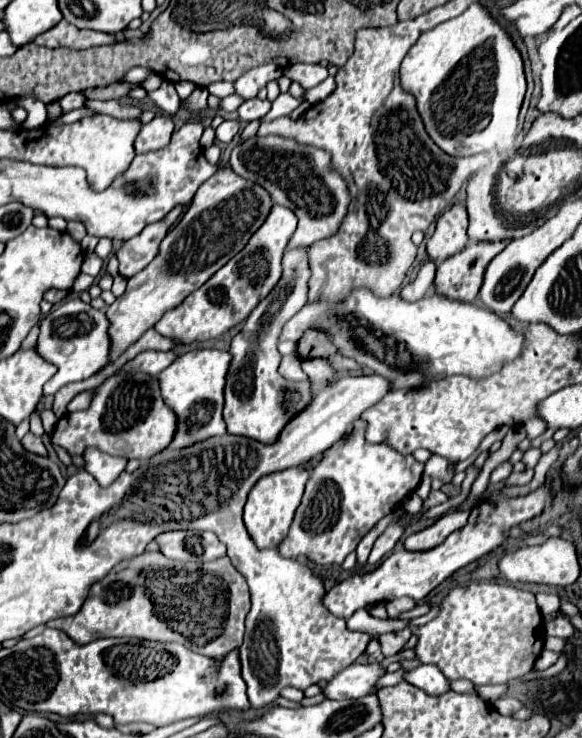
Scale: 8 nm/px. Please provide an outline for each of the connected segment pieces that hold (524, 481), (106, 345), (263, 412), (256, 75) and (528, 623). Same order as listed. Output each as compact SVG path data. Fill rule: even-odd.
M526 469L526 471L522 471L522 473L512 473L512 475L504 481L504 485L506 485L506 487L528 485L528 483L532 481L532 475L534 475L534 469Z
M80 297L68 299L60 303L58 309L50 311L40 321L40 335L36 343L36 353L46 361L54 363L58 371L45 383L43 395L54 395L60 387L84 381L98 373L108 363L110 353L110 337L108 337L108 319L102 309L94 309L84 303Z
M304 247L286 251L282 267L284 275L278 281L278 287L274 287L274 291L250 313L242 331L232 339L230 345L232 361L224 387L226 395L224 421L228 433L258 439L262 443L272 443L278 437L278 431L282 431L282 427L286 425L286 419L302 411L302 407L306 407L306 403L310 401L308 383L292 383L286 381L282 375L278 375L280 353L276 349L282 325L292 315L296 315L306 303L310 269L306 263ZM252 331L254 331L254 341L252 341Z
M262 65L262 67L258 67L254 71L248 71L246 75L242 75L234 83L234 87L236 87L236 93L240 97L252 99L252 97L256 97L256 93L258 93L260 87L264 87L272 79L278 79L280 75L282 75L282 67L278 67L278 65Z
M470 583L452 589L442 601L440 615L416 633L416 655L422 663L438 665L452 681L468 679L474 685L508 683L530 673L546 637L536 595L500 583Z

